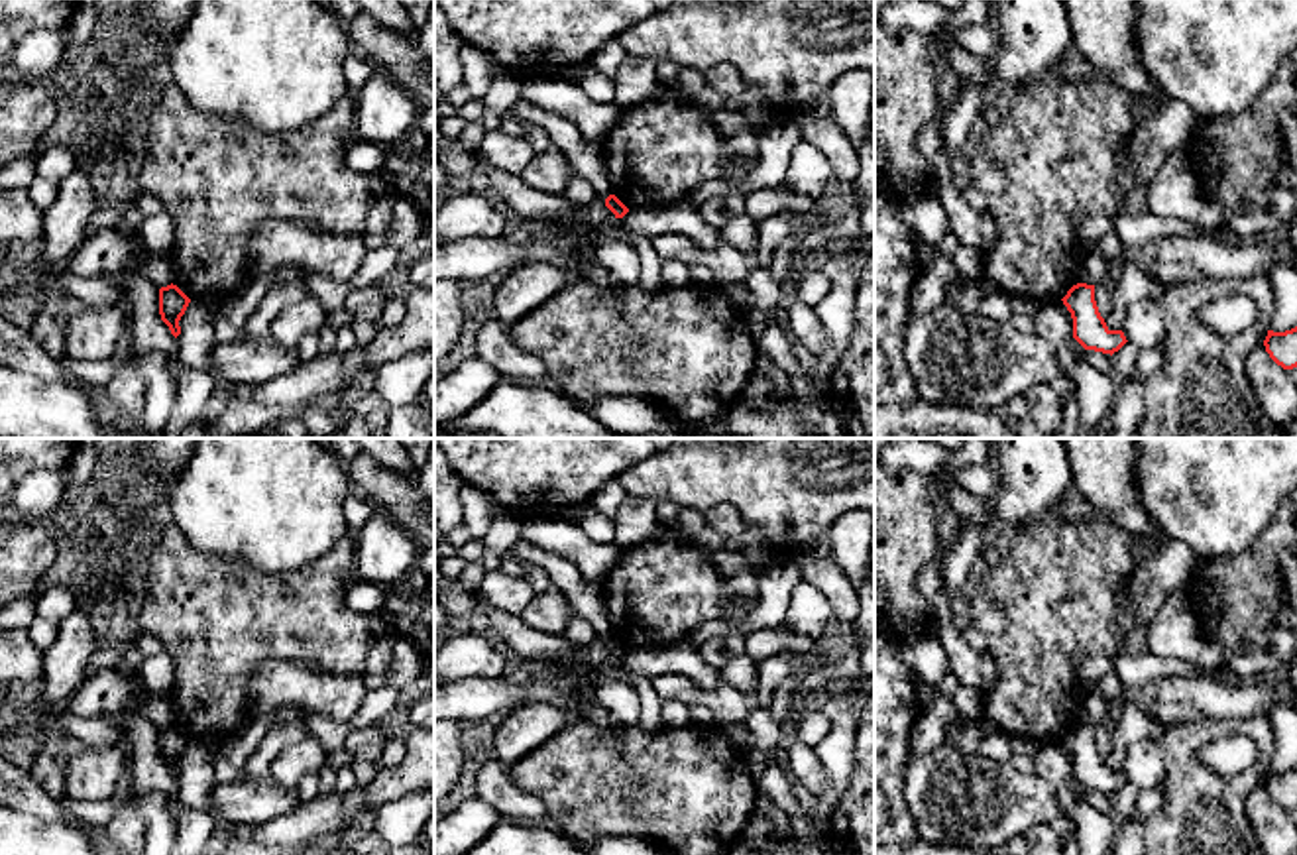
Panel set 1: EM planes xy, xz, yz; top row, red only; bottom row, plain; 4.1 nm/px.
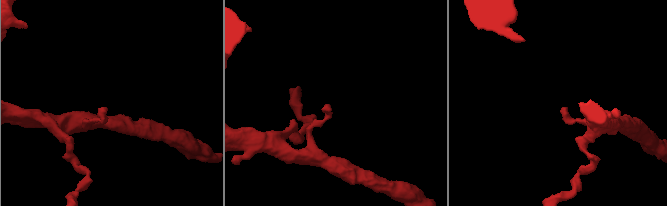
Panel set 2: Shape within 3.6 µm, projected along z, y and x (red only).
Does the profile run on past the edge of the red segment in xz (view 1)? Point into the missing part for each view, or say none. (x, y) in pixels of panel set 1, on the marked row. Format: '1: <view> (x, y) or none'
1: none

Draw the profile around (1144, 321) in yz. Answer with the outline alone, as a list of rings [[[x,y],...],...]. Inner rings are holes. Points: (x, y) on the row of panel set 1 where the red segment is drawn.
[[[1157,297],[1134,301],[1122,318],[1120,330],[1126,340],[1142,350],[1150,350],[1165,340],[1165,311]]]

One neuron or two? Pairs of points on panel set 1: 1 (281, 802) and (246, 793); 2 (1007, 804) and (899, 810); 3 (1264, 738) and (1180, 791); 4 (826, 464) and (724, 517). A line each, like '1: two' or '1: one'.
1: one
2: two
3: one
4: two

